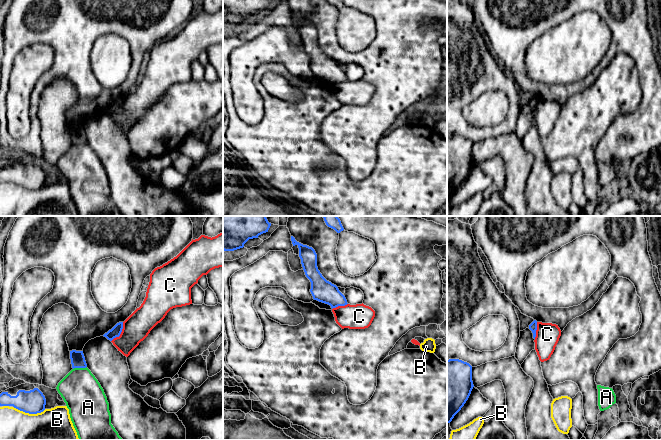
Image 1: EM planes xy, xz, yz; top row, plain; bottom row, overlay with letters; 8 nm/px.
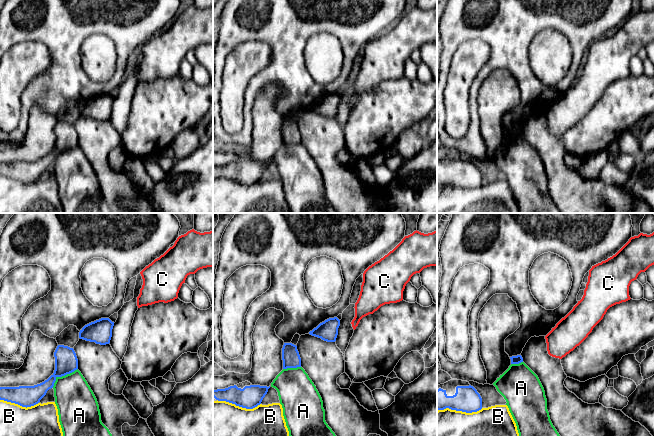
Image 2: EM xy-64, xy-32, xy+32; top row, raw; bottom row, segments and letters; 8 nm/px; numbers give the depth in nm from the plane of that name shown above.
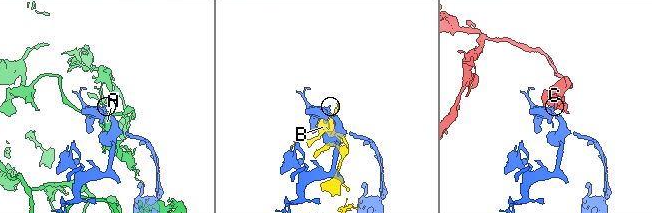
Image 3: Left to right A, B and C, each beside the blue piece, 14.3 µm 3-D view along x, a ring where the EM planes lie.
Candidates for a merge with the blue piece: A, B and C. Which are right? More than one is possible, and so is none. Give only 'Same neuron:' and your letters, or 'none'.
Same neuron: none

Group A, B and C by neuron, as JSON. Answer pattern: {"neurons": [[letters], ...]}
{"neurons": [["A"], ["B"], ["C"]]}

